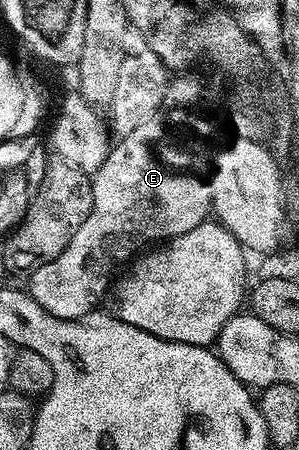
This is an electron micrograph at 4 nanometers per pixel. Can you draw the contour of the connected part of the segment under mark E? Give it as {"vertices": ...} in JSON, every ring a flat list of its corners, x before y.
{"vertices":[[193,74,174,75,157,112,139,126,135,126,131,134,120,137,110,147,103,166,91,176,91,214,83,218,83,226,75,230,75,238,67,242,67,250,63,250,59,258,28,273,27,291,35,298,35,302,39,302,39,306,43,306,43,310,47,310,47,314,70,320,94,311,100,305,97,303,110,291,111,281,118,271,116,268,121,263,124,265,132,261,142,250,158,242,173,240,179,234,187,234,187,230,195,230,195,226,210,219,213,211,211,152,205,149,205,139,212,134,213,124,197,109,205,96,204,90,201,89,201,80,197,76,189,75]]}

